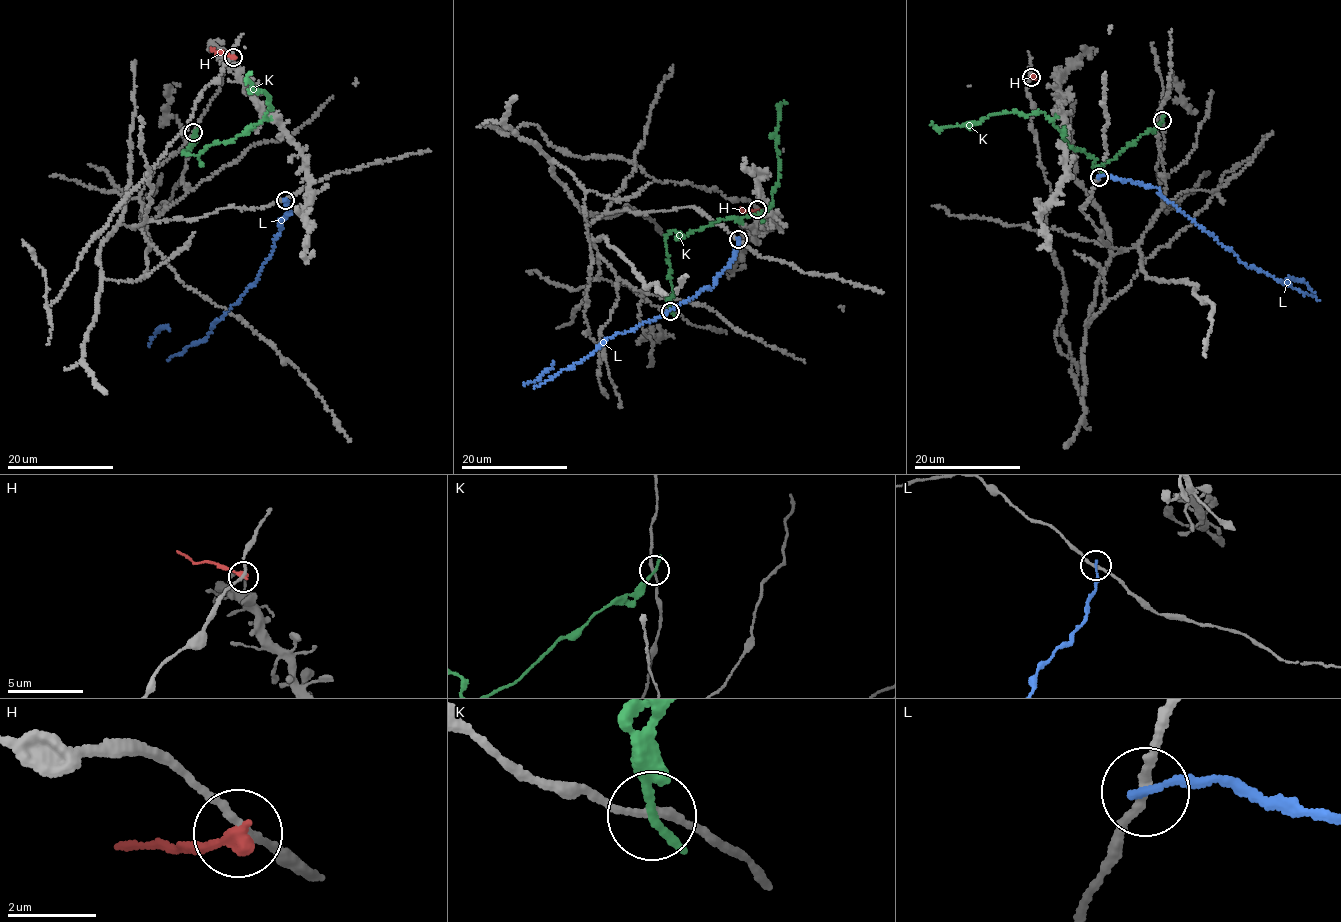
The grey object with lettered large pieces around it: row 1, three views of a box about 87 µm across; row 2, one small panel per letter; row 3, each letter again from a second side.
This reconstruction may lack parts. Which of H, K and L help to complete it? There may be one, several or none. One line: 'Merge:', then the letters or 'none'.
Merge: none

